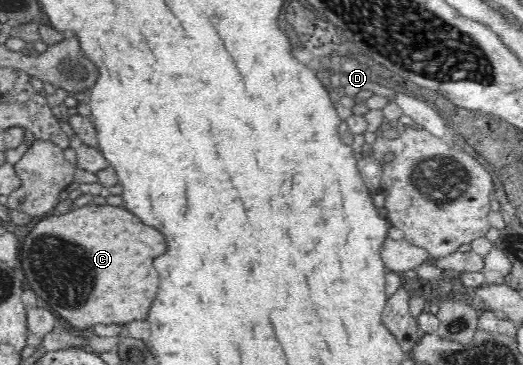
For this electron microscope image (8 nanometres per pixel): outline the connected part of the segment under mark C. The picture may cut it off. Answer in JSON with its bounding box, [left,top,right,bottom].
[16,205,164,327]

